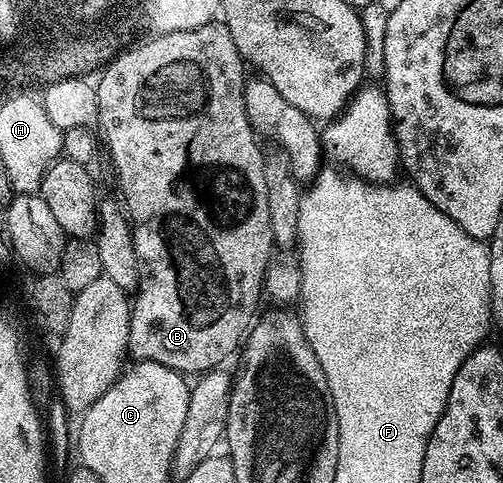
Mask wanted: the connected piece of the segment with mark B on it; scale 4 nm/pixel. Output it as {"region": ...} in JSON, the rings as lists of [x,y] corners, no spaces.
{"region":[[[214,21],[214,31],[206,31],[206,25],[186,29],[178,33],[166,33],[148,37],[137,47],[121,50],[120,54],[103,68],[100,80],[95,80],[96,100],[98,101],[98,131],[102,143],[112,154],[116,175],[120,178],[120,191],[124,194],[123,206],[130,216],[134,249],[140,266],[140,286],[134,292],[131,304],[130,333],[128,334],[128,355],[133,360],[154,361],[181,373],[196,371],[203,373],[213,367],[227,364],[232,354],[241,350],[242,344],[257,318],[256,306],[262,300],[264,274],[274,255],[272,230],[270,229],[270,205],[266,201],[266,173],[264,172],[265,152],[260,152],[256,144],[257,132],[246,117],[244,104],[245,60],[241,59],[234,45],[234,37],[227,23]]]}

